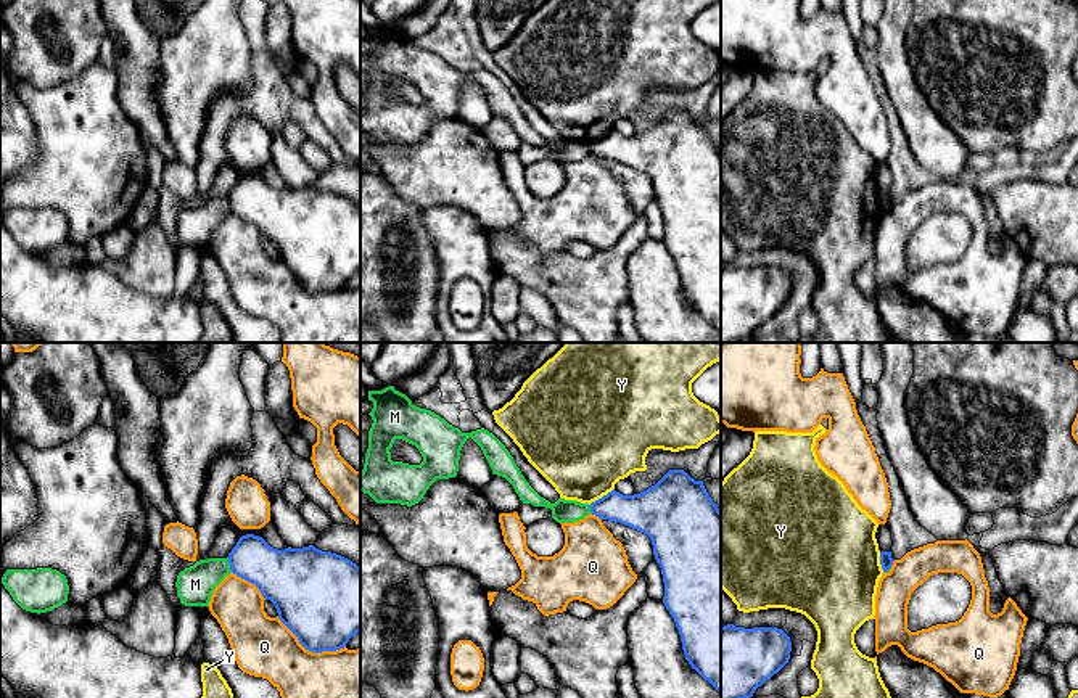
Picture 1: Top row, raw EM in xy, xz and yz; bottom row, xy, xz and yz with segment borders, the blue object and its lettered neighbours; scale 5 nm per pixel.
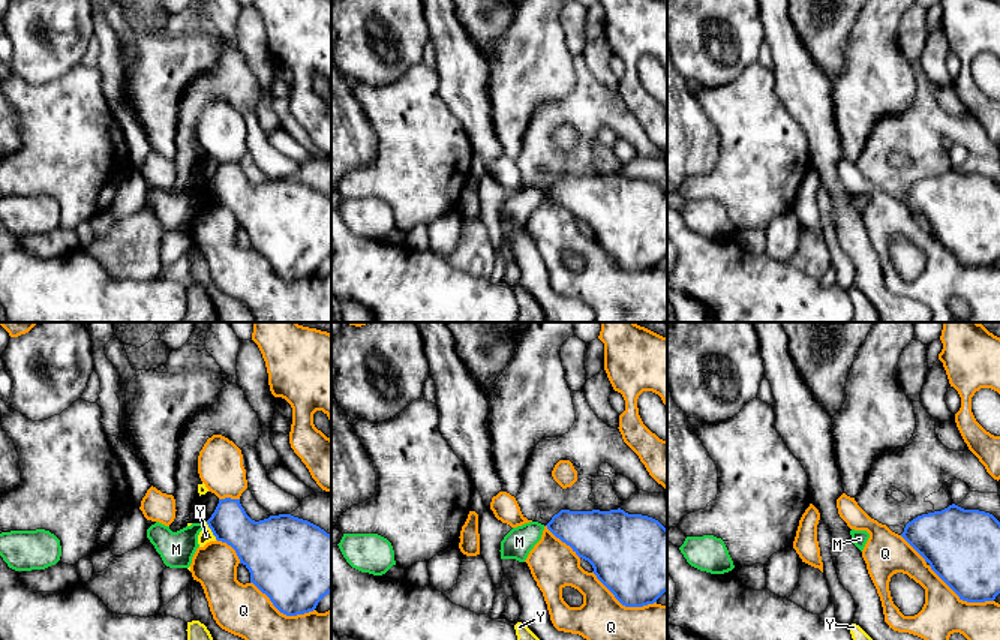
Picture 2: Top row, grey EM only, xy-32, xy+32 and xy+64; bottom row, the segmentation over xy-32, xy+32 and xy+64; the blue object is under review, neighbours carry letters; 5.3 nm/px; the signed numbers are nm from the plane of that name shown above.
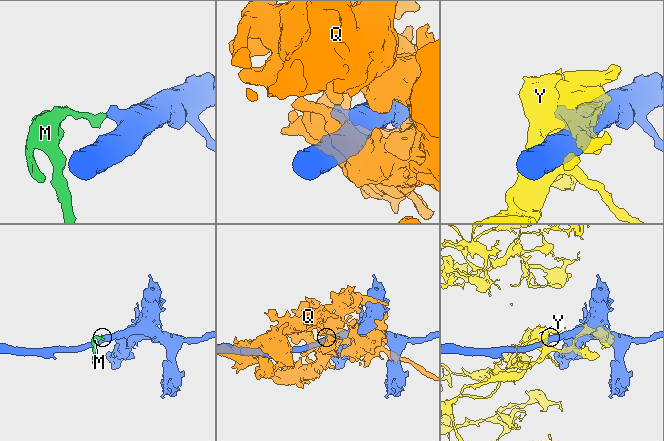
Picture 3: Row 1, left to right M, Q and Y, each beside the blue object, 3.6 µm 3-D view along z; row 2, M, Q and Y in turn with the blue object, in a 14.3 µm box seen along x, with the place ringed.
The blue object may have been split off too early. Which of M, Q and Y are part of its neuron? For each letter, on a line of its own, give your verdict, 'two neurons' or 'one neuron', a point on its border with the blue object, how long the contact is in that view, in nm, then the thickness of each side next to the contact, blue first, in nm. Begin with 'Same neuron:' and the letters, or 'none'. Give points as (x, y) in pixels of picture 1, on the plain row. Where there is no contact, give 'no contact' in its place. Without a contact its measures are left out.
Same neuron: none
M: two neurons | xy (229, 203) | 80 nm | 240/190 nm
Q: two neurons | xy (309, 290) | 380 nm | 420/460 nm
Y: two neurons | xz (602, 137) | 160 nm | 220/460 nm

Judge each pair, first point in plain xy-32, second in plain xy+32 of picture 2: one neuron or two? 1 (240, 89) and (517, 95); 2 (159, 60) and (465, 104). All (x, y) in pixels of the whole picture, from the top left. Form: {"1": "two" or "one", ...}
{"1": "two", "2": "two"}

